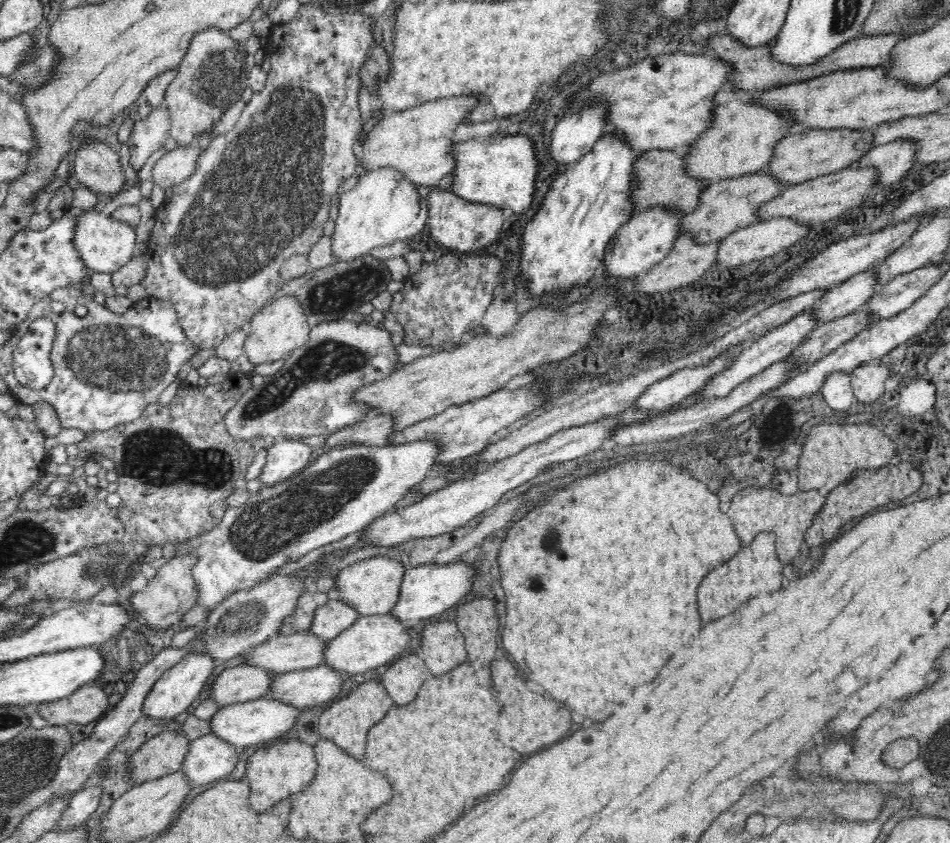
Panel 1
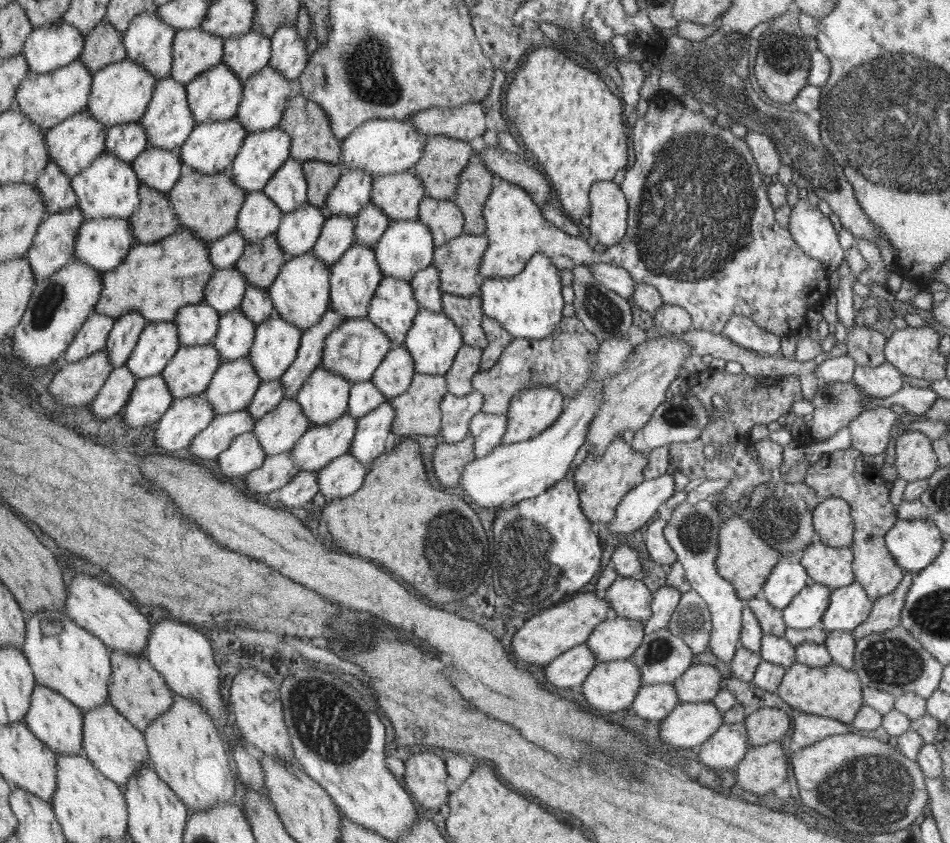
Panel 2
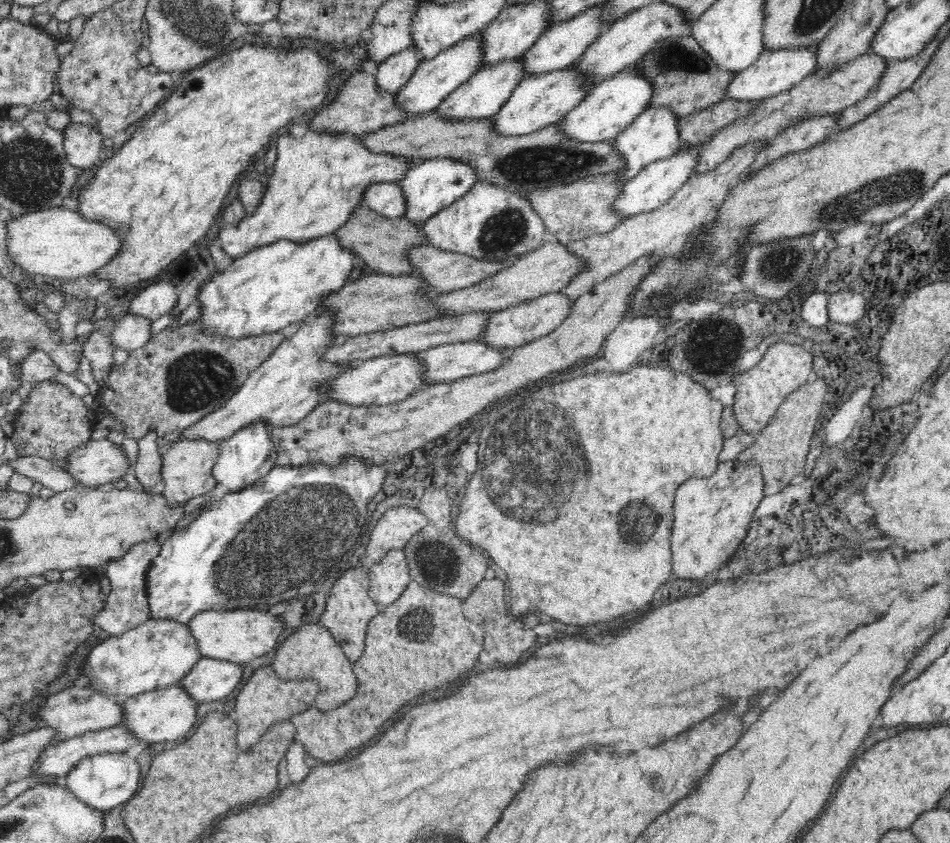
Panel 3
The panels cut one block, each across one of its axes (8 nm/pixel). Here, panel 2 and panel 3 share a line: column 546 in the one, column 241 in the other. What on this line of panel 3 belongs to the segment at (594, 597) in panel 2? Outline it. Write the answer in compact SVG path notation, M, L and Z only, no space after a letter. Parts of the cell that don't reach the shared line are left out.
M265 608L225 610L224 612L204 611L194 614L187 626L191 631L191 637L194 637L195 644L198 645L198 653L202 653L202 657L230 661L239 665L274 650L284 630L284 623L276 615L268 613Z

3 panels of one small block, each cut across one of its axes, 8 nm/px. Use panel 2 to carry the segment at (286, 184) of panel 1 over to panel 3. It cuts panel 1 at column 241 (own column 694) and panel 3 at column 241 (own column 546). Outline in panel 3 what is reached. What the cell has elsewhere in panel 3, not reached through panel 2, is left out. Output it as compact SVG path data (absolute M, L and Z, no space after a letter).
M286 130L276 137L278 155L272 178L268 180L268 188L264 188L266 194L262 194L255 210L248 212L238 224L218 224L222 248L232 257L242 256L276 241L292 241L294 244L304 245L305 242L332 234L348 222L356 206L362 205L362 192L366 190L366 186L370 186L372 182L398 183L406 176L406 170L414 166L411 160L367 150L362 136L354 134L314 134L314 131L309 130L302 138L295 138Z

